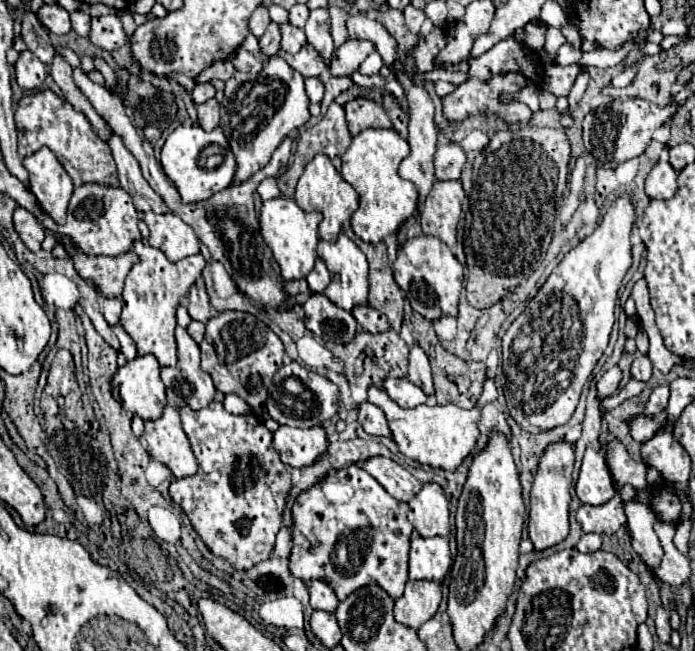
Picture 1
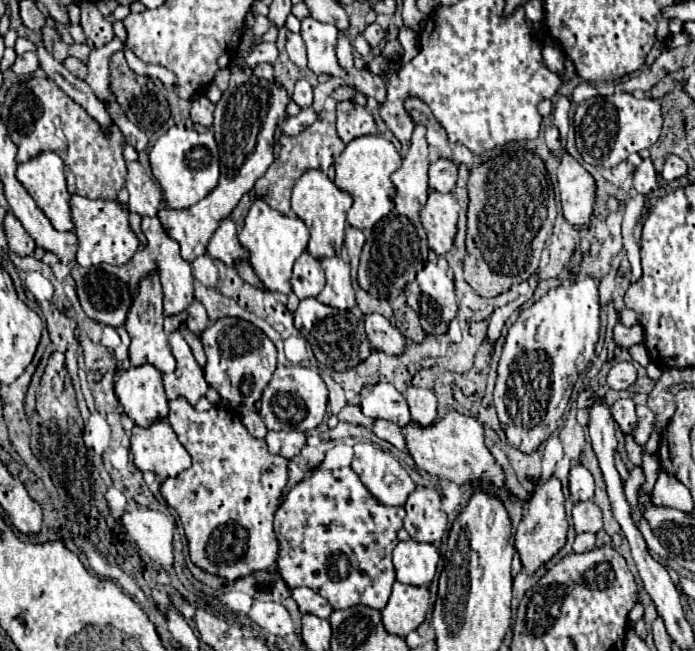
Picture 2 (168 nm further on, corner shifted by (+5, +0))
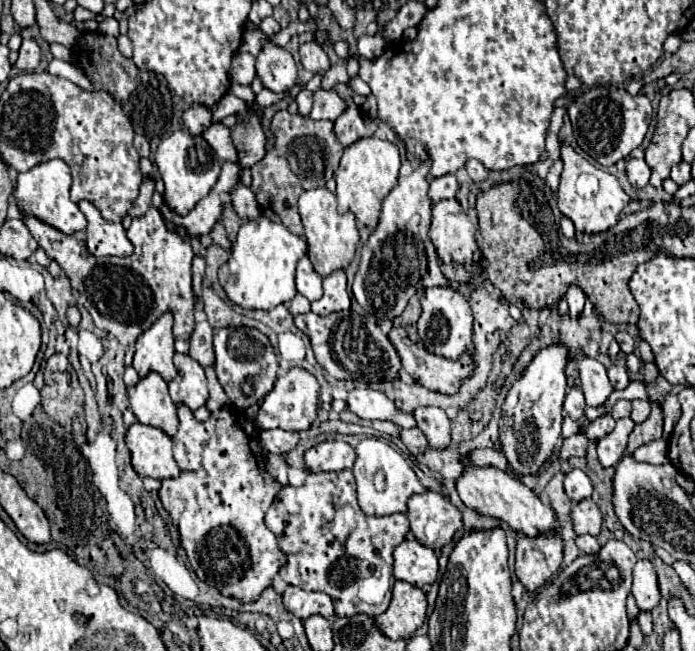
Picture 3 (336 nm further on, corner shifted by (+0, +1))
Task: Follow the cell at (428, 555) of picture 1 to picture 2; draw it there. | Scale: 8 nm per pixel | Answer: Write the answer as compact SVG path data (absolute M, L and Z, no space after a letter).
M415 540L399 542L393 550L393 564L397 580L411 586L429 586L439 562L439 552L433 544L419 544Z

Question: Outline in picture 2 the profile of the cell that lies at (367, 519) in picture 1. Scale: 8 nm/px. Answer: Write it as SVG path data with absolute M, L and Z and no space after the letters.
M351 468L315 470L287 492L273 514L273 526L279 540L279 576L289 588L307 586L311 590L317 590L335 610L345 610L359 604L383 610L395 582L391 554L399 542L397 532L403 528L403 518L403 508L387 508L379 502L373 502Z

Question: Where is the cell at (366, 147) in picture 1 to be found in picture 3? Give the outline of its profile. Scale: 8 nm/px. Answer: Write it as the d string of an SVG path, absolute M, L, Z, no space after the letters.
M372 135L346 147L340 159L340 167L334 173L340 213L352 211L356 219L362 221L366 227L376 227L380 219L384 193L388 193L396 185L398 171L400 171L400 151L390 141L382 141Z

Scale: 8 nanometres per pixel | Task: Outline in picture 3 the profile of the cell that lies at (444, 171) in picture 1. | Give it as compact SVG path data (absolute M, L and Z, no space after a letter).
M442 175L432 179L430 183L430 199L440 201L440 199L454 199L458 193L458 181L454 175Z

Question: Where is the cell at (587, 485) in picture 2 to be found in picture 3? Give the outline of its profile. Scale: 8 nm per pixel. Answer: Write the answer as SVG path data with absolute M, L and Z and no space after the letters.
M572 469L564 479L564 491L574 503L578 503L592 495L592 481L582 469Z

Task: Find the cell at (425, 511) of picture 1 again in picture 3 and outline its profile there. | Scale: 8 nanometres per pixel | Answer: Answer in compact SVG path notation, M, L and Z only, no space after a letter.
M426 491L408 499L410 529L418 543L442 549L458 529L462 529L460 511L440 493Z

